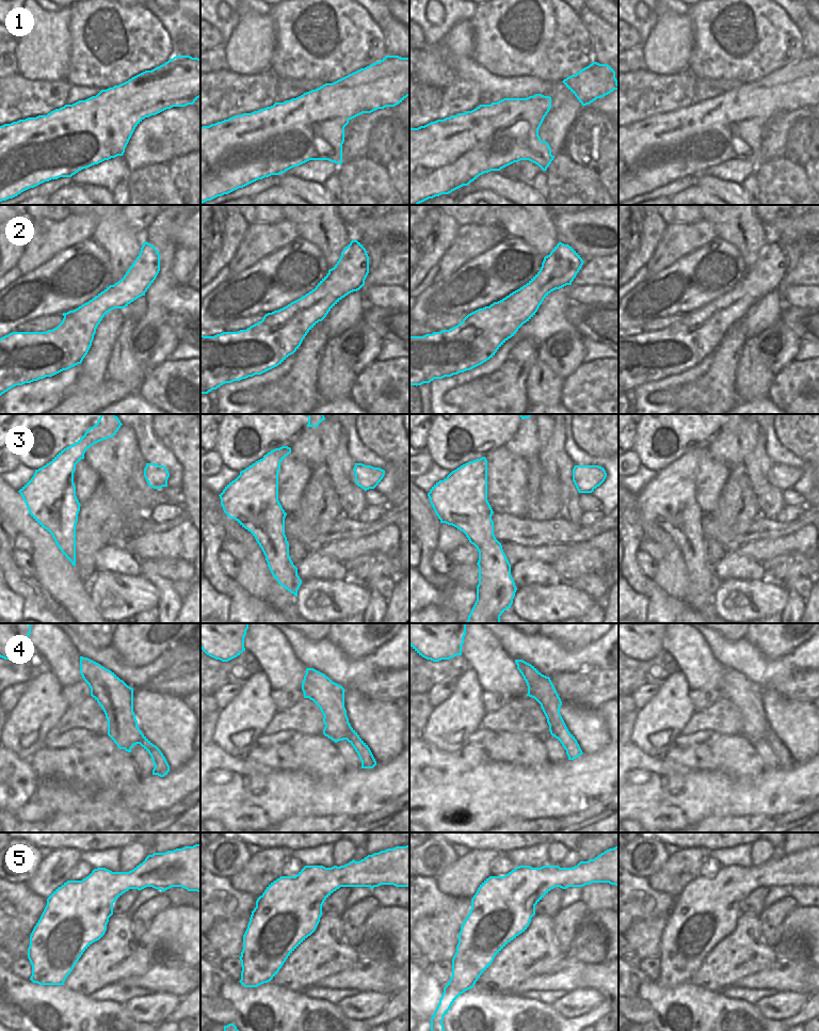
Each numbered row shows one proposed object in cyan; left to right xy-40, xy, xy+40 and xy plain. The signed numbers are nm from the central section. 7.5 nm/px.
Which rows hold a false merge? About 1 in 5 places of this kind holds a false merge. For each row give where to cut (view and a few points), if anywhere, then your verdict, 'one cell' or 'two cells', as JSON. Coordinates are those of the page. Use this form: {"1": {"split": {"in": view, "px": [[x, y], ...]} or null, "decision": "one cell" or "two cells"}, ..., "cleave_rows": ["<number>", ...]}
{"1": {"split": null, "decision": "one cell"}, "2": {"split": null, "decision": "one cell"}, "3": {"split": null, "decision": "one cell"}, "4": {"split": {"in": "xy-40", "px": [[122, 680], [108, 703], [124, 710], [111, 738]]}, "decision": "two cells"}, "5": {"split": null, "decision": "one cell"}, "cleave_rows": ["4"]}

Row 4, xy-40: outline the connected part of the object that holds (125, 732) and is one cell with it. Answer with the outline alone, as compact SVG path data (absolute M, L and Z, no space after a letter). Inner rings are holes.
M124 681L123 684L126 688L116 697L117 700L108 703L109 707L122 707L125 710L124 713L116 714L116 723L112 727L110 735L116 745L125 749L131 749L134 745L140 744L152 759L155 765L152 775L164 777L170 772L170 765L161 750L138 727L133 712L133 688Z

